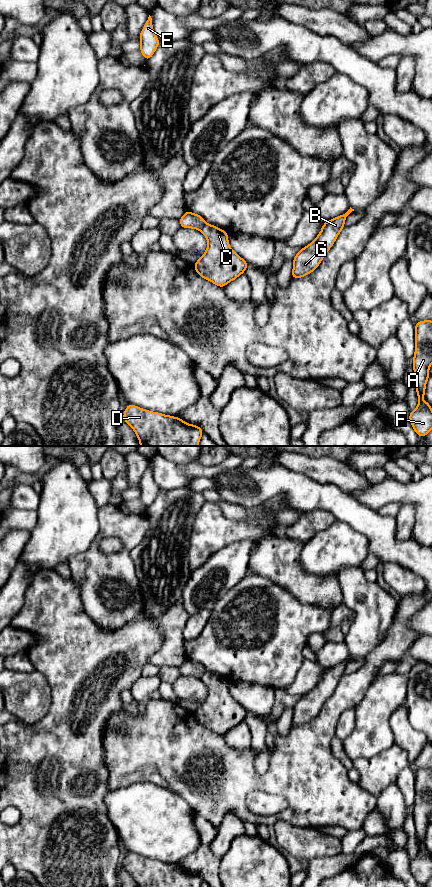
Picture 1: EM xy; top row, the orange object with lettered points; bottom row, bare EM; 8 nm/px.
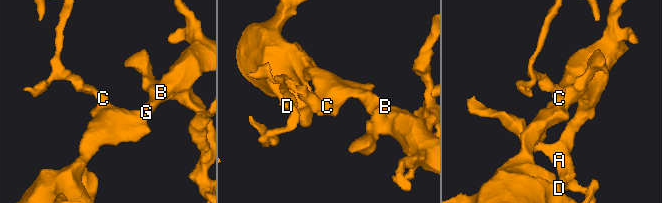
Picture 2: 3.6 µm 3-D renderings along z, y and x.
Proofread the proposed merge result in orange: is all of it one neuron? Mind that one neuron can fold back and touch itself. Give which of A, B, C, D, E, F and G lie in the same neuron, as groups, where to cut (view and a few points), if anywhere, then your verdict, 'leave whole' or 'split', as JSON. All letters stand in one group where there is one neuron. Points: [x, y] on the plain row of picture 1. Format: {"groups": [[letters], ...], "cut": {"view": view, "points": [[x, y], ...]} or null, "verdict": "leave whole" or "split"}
{"groups": [["A", "B", "C", "D", "F", "G"], ["E"]], "cut": {"view": "xy", "points": [[205, 671], [199, 677]]}, "verdict": "split"}

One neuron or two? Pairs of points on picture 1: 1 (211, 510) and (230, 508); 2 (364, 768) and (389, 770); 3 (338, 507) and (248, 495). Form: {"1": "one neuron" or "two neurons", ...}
{"1": "two neurons", "2": "one neuron", "3": "one neuron"}

